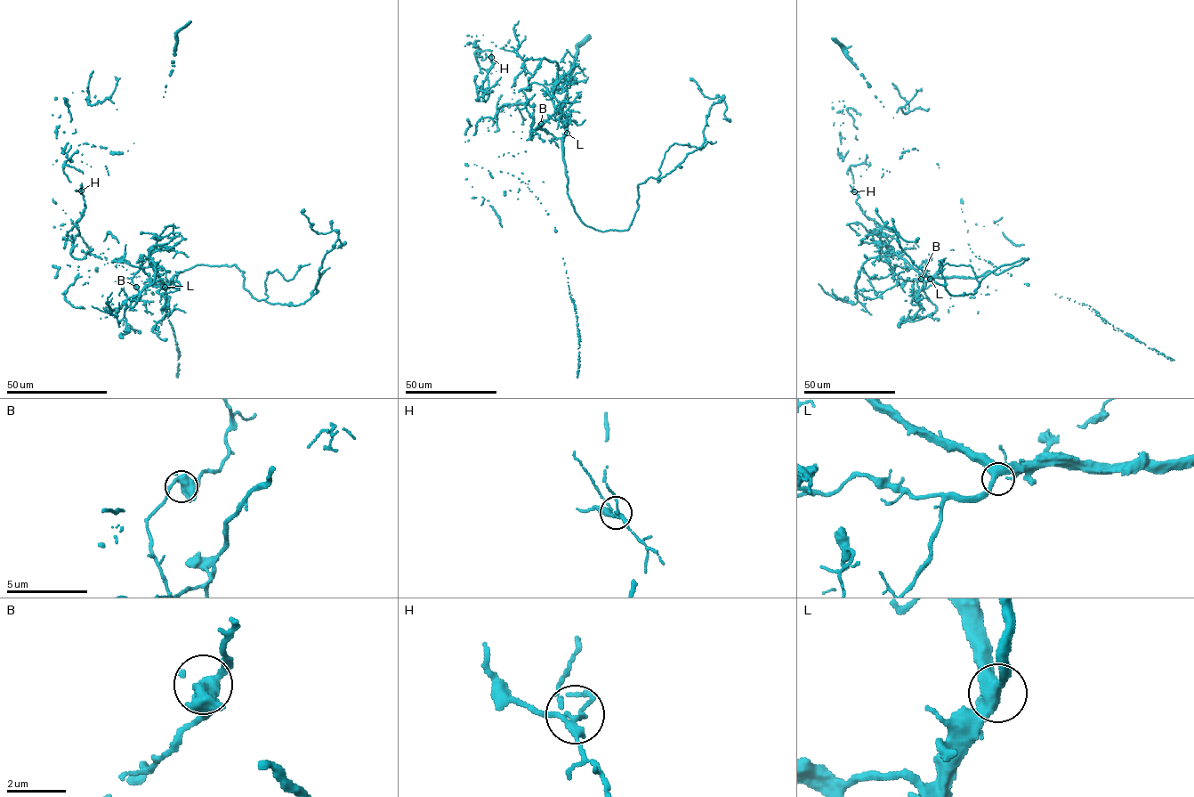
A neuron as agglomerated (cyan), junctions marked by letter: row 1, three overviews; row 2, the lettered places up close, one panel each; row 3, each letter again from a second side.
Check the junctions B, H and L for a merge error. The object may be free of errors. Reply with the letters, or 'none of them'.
B

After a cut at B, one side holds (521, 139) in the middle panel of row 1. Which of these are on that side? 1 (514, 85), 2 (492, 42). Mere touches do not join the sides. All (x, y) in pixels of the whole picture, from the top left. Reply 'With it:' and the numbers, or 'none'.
With it: 1, 2

